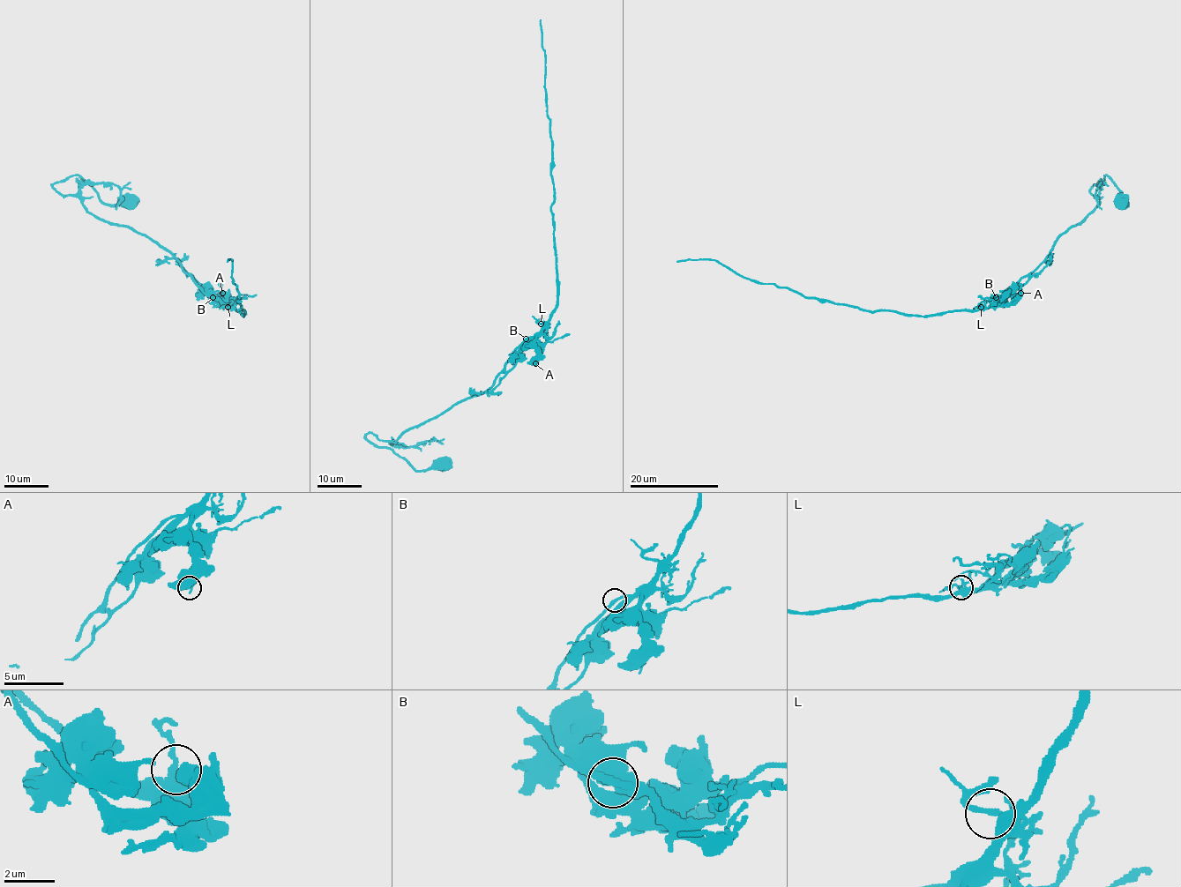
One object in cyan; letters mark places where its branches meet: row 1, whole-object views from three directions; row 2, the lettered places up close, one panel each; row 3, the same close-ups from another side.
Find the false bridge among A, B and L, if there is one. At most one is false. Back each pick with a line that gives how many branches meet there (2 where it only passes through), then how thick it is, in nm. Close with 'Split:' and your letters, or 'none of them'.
Split: none of them

